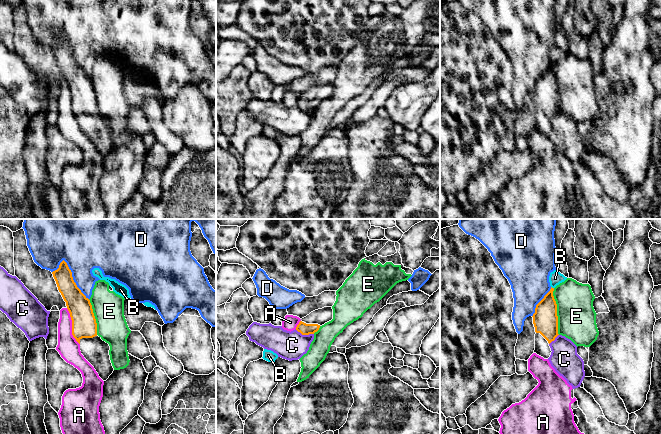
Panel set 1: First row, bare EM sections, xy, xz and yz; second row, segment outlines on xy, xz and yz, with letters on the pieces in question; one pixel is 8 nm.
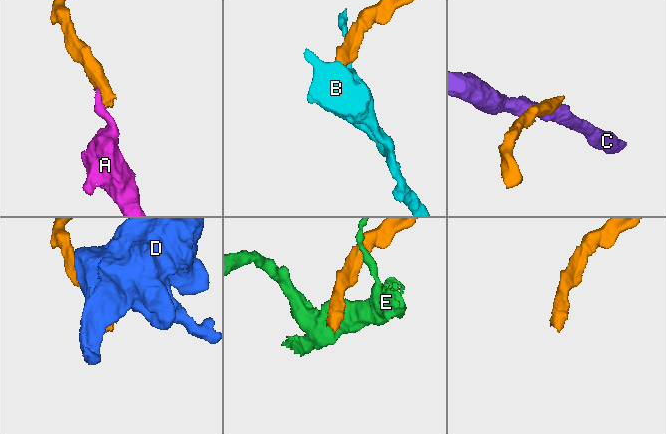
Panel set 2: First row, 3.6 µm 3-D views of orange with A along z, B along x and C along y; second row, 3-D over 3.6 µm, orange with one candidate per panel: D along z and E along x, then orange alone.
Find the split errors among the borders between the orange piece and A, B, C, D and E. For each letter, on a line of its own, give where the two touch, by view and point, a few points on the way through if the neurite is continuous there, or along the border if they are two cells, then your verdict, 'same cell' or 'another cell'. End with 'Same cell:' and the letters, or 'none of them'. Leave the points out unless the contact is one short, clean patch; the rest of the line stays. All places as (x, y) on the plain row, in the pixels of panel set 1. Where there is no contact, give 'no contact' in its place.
A: meets orange in xy at (72, 102); border along xy (66, 84), (71, 96), (71, 110), (79, 120); another cell
B: meets orange in yz at (551, 63); border along yz (551, 62), (553, 64); another cell
C: meets orange in xz at (304, 110); border along xz (295, 105), (302, 110), (313, 110); another cell
D: meets orange in xy at (72, 55); another cell
E: meets orange in yz at (556, 87); another cell
Same cell: none of them

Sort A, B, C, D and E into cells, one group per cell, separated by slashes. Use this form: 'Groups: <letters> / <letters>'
Groups: A / B / C / D / E

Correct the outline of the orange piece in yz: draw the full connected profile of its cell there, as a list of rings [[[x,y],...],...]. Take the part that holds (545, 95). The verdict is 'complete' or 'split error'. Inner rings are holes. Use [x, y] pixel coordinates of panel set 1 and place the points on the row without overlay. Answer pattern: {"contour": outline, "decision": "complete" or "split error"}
{"contour": [[[554,64],[536,81],[533,90],[535,103],[535,126],[534,129],[548,135],[551,131],[549,120],[555,116],[558,110],[557,80],[553,72]]], "decision": "split error"}

